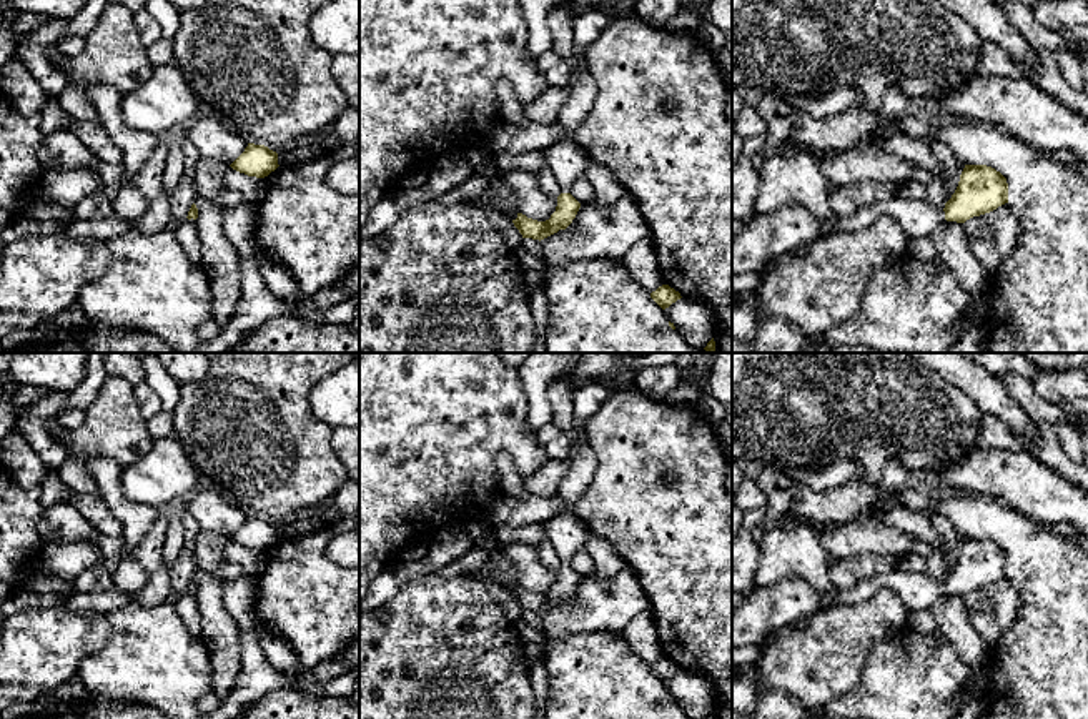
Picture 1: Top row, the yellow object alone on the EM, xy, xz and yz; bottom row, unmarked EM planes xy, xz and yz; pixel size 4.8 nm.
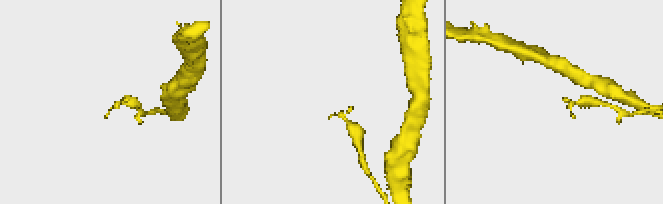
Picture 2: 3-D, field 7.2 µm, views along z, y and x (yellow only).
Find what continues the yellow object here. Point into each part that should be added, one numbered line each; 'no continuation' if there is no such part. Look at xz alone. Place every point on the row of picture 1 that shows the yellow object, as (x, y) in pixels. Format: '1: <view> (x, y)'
1: xz (566, 160)

